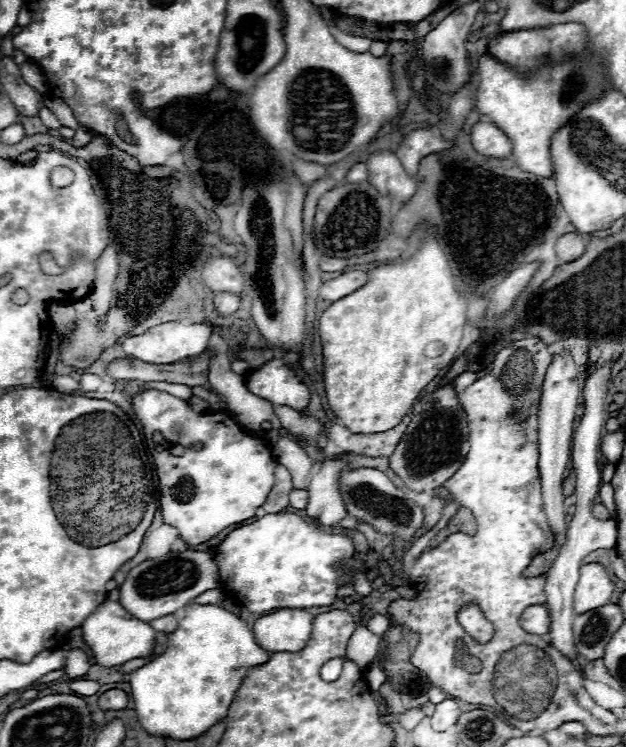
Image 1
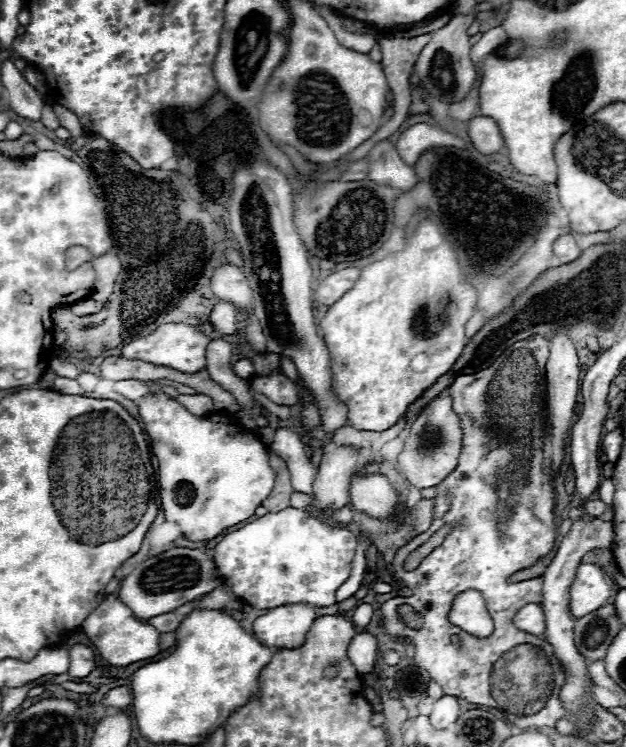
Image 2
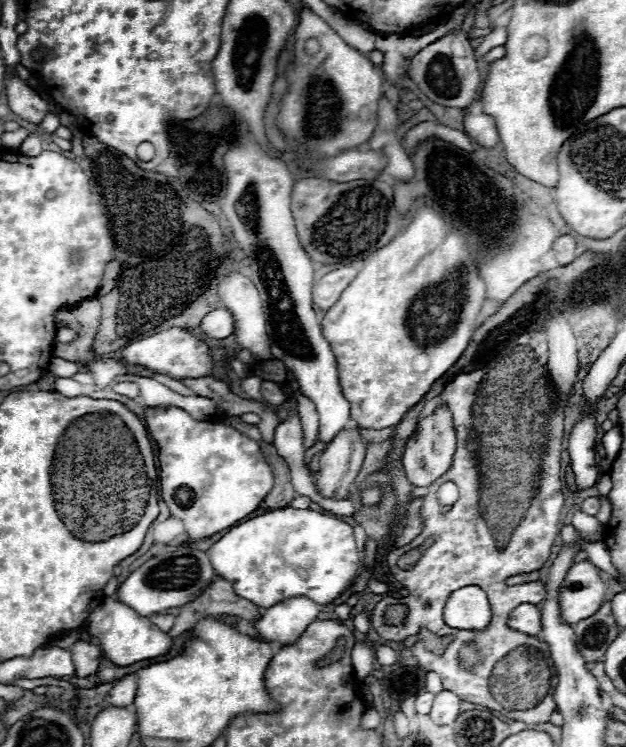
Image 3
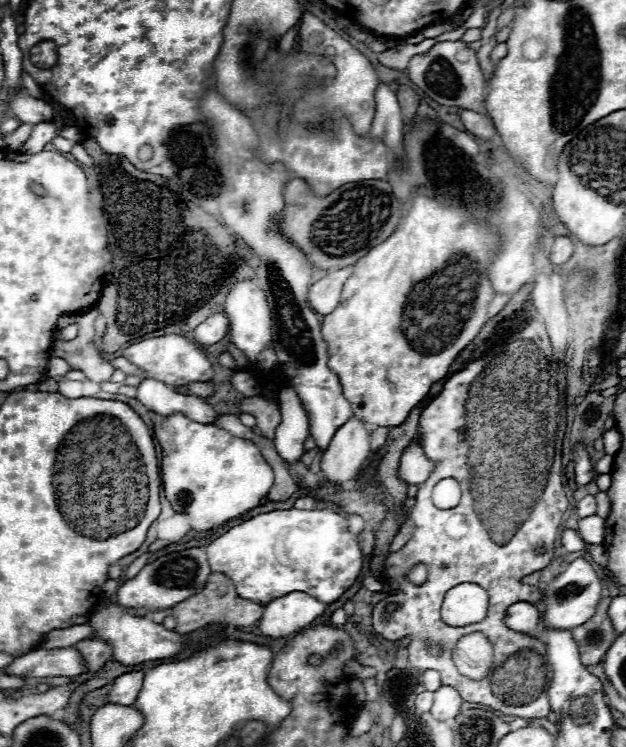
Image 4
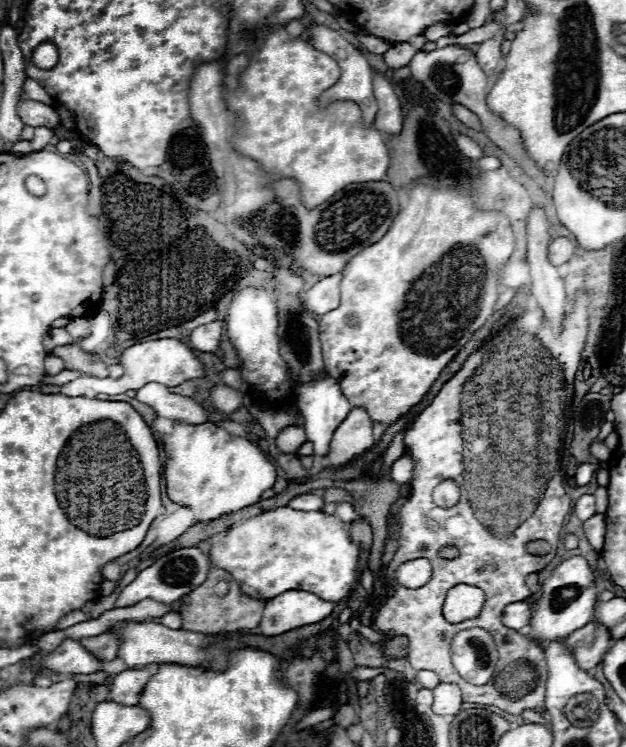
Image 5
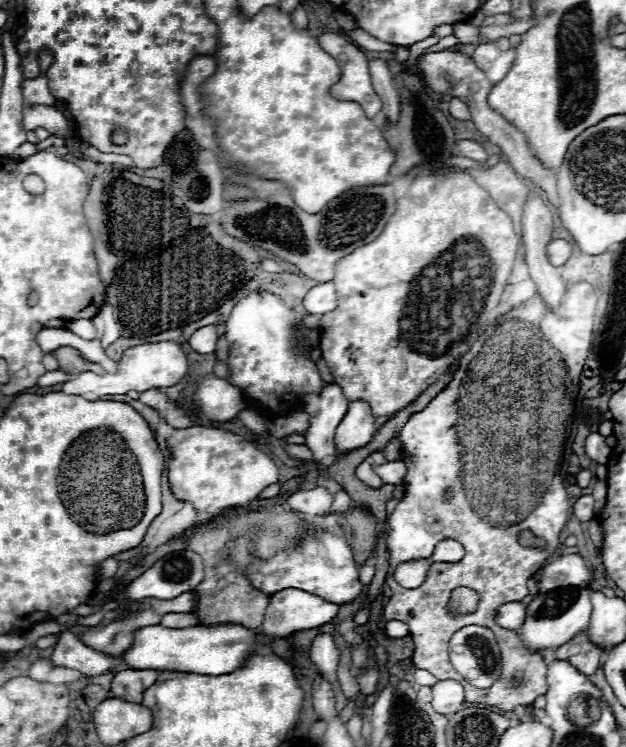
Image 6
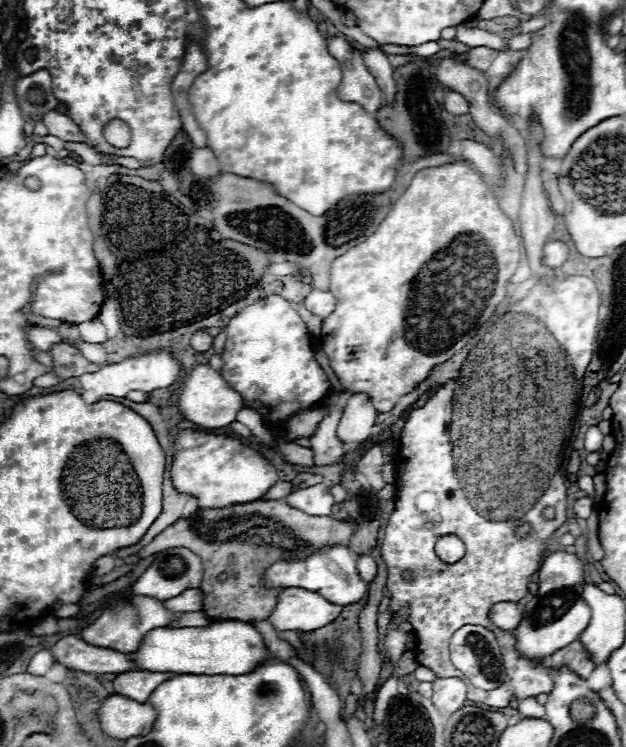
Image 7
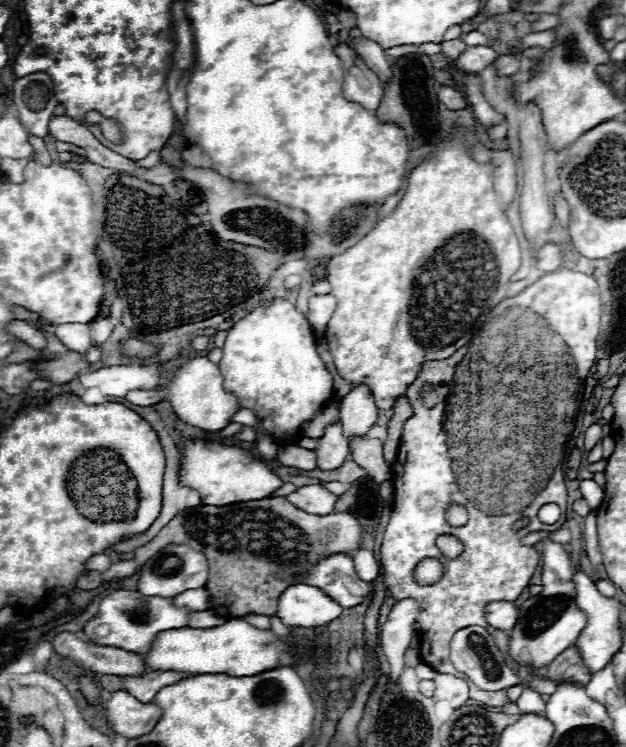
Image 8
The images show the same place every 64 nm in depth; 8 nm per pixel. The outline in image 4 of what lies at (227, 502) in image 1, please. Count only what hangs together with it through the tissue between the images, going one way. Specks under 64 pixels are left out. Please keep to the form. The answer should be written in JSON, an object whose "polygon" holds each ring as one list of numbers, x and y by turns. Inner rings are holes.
{"polygon":[[154,412,152,420,154,436,162,446,164,494,176,512,190,516,192,530,208,532,260,506,274,484,274,474,254,442,236,438,214,424,192,422,184,414,164,416,166,428,158,424]]}

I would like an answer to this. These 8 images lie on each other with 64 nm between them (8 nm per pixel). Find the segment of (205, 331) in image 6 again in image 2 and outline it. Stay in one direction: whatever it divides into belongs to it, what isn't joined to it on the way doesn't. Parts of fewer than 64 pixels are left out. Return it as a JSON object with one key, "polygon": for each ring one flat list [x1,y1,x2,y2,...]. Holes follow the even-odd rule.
{"polygon":[[218,300,210,314,210,326,220,334,234,334,236,332,236,326,234,326,236,312,238,312,238,308,232,302]]}

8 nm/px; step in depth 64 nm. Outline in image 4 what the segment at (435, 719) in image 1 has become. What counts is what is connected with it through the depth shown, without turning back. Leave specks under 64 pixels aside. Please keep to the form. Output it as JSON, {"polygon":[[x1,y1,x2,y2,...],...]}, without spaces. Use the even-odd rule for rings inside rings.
{"polygon":[[440,686,434,692,434,706,432,706,430,712,436,720,448,722,448,720,454,720,460,714,460,704,462,704,462,698,454,688]]}

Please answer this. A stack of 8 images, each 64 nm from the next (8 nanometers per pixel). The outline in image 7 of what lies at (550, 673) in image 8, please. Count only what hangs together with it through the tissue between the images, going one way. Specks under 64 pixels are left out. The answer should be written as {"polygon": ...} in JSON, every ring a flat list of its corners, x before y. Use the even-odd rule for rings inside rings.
{"polygon":[[574,640,570,646,564,646,562,650,554,652,548,660,546,660,548,668,558,668,558,666,568,666,572,672,576,672,582,678,588,678,596,664,592,662,588,650,584,648,584,644,580,640]]}

